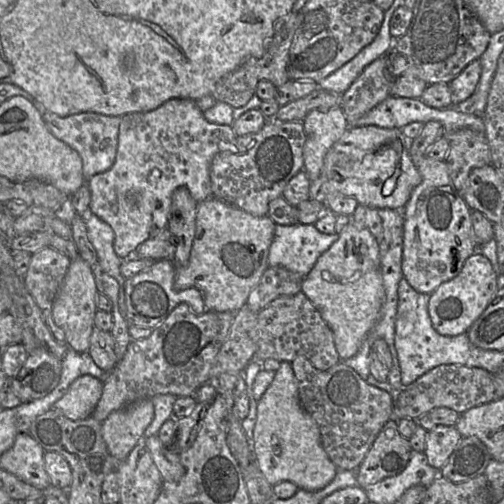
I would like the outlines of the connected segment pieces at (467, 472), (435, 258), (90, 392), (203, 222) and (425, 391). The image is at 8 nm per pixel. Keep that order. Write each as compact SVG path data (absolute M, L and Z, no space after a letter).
M475 436L462 437L441 468L440 475L455 483L466 482L483 474L491 459L480 439Z
M410 155L419 171L422 181L416 186L402 210L403 213L403 253L402 272L409 285L417 292L431 294L442 283L456 277L465 261L478 250L471 220L471 210L456 190L448 171L446 161L438 161L427 155Z
M90 375L78 377L66 393L54 404L70 420L83 420L91 416L103 391L103 381Z
M213 196L200 202L196 211L195 236L189 261L186 266L175 266L175 290L197 288L203 295L207 310L236 313L245 305L250 292L257 286L268 267L269 247L274 237L275 226L268 215L254 216Z
M456 364L437 366L403 389L410 395L411 403L407 406L394 404L391 419L417 420L423 414L437 407L447 407L461 414L475 406L503 397L501 396L501 387L499 387L494 374L484 368Z

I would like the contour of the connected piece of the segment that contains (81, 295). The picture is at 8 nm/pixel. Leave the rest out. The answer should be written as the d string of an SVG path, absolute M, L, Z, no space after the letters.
M78 253L78 257L71 260L55 297L52 311L55 324L65 333L68 347L76 352L86 352L89 349L90 336L94 328L94 317L98 309L96 305L97 293L92 270Z

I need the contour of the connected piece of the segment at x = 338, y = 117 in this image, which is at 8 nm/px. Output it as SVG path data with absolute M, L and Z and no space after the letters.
M341 107L312 110L302 123L305 131L303 171L312 182L319 177L327 152L349 126Z

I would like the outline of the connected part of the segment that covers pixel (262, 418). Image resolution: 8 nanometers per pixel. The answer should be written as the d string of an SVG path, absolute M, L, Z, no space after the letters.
M280 362L272 383L257 403L253 449L261 472L273 487L282 481L291 481L299 489L318 491L337 474L337 466L322 446L317 423L300 402L298 381L291 362Z

